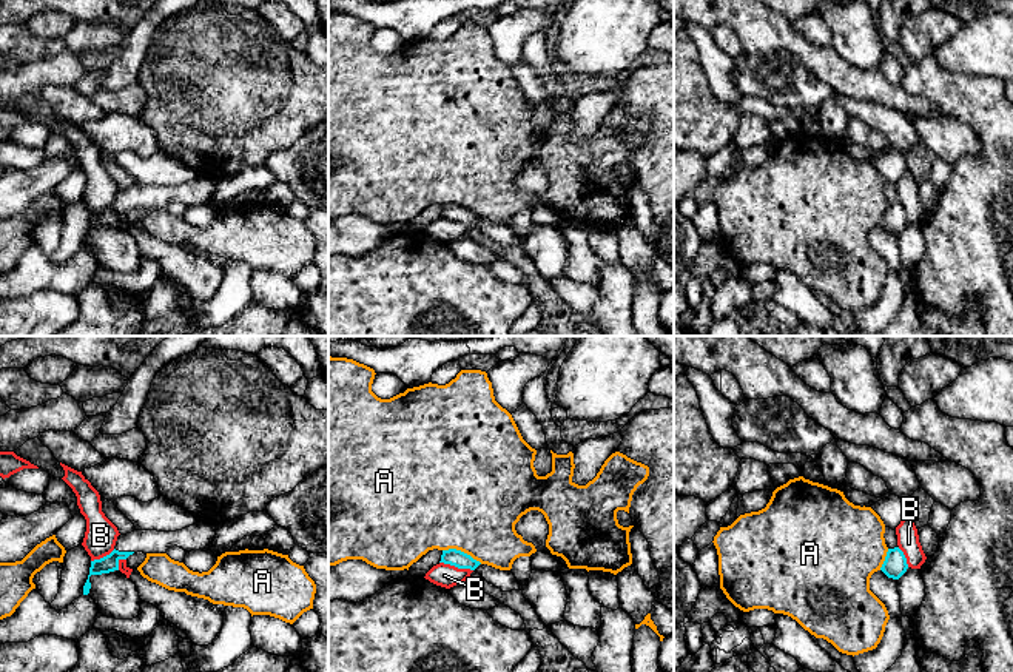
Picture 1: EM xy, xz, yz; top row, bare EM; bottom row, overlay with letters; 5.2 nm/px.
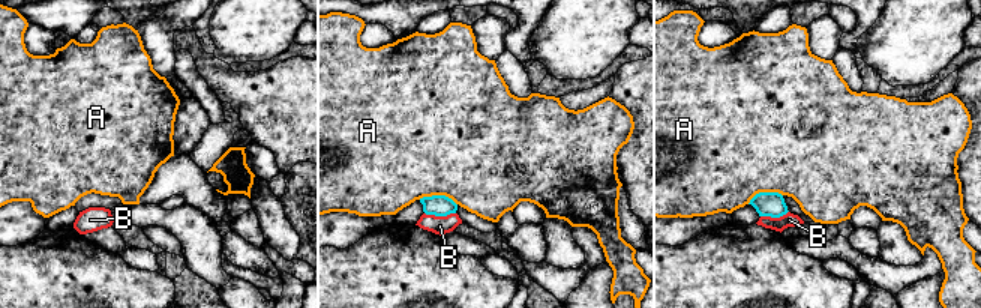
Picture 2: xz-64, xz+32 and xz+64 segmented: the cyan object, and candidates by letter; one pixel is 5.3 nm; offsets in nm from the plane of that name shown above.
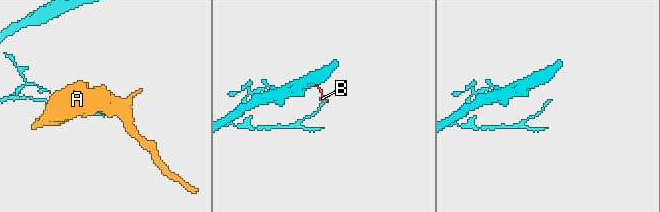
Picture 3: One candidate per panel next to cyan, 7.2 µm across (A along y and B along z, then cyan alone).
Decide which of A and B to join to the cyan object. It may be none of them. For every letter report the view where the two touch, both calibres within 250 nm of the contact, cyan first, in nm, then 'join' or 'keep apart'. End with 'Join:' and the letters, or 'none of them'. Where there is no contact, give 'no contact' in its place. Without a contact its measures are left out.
A: contact in xz; calibres 90 and 480 nm; keep apart
B: contact in xz; calibres 90 and 120 nm; keep apart
Join: none of them

